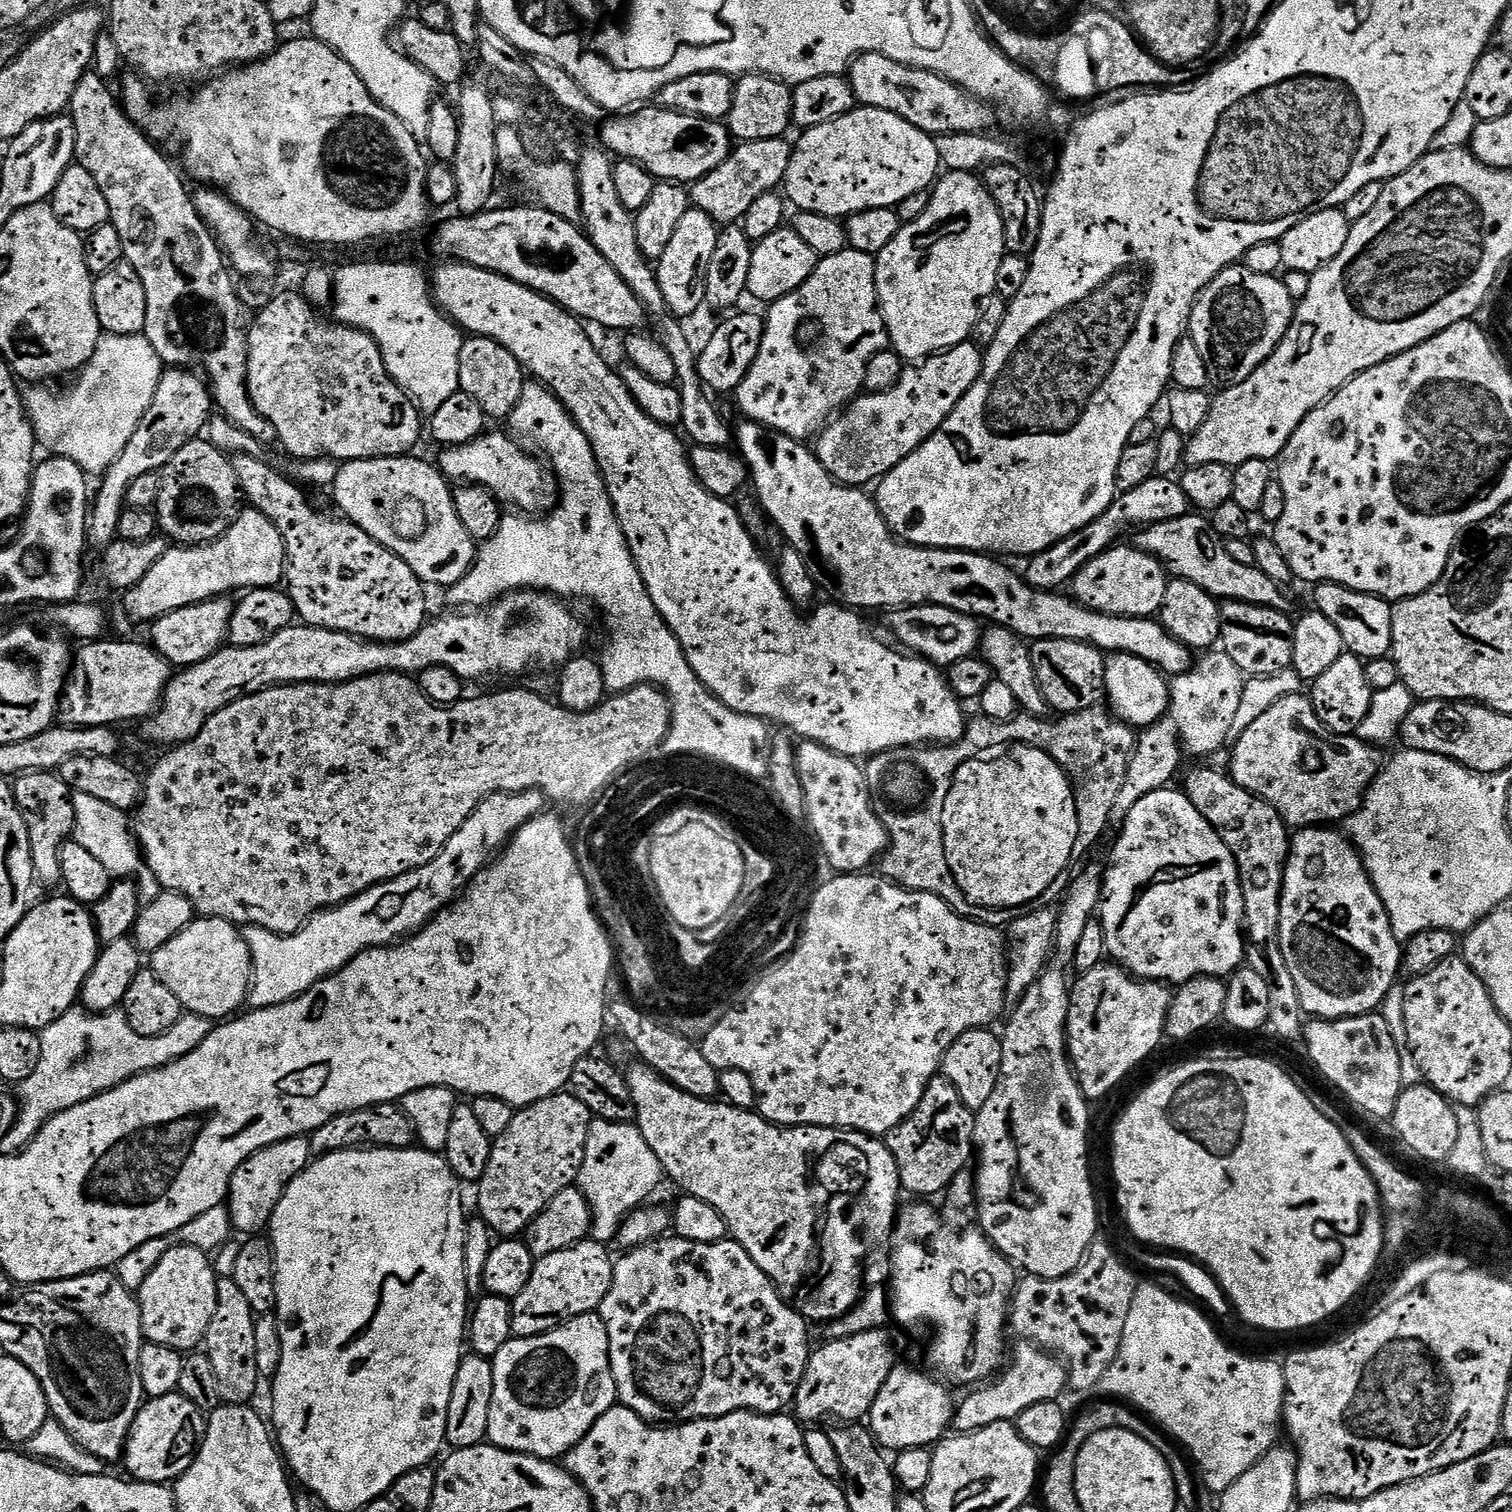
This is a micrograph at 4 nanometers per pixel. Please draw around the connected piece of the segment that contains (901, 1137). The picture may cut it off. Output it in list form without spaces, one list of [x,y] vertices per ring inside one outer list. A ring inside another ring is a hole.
[[[938,1074],[926,1086],[926,1094],[922,1094],[922,1102],[918,1102],[911,1114],[905,1118],[894,1130],[890,1130],[886,1137],[886,1143],[890,1154],[894,1154],[894,1162],[898,1166],[900,1175],[900,1187],[905,1193],[913,1192],[916,1198],[932,1198],[947,1193],[949,1186],[958,1178],[958,1174],[965,1171],[973,1163],[974,1126],[975,1115],[968,1109],[966,1102],[954,1090],[954,1082],[950,1082],[942,1074]]]

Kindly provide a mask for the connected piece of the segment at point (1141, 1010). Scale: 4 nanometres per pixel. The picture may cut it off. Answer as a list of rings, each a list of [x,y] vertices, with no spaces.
[[[1105,962],[1094,966],[1094,970],[1083,973],[1079,977],[1080,981],[1073,983],[1070,988],[1068,997],[1068,1058],[1072,1062],[1072,1071],[1076,1073],[1076,1081],[1080,1083],[1080,1089],[1084,1091],[1084,1095],[1089,1101],[1096,1102],[1103,1096],[1108,1096],[1156,1047],[1160,1044],[1160,1039],[1165,1039],[1166,1033],[1164,1023],[1166,1022],[1166,1014],[1170,1010],[1170,1002],[1172,1001],[1172,992],[1165,985],[1155,983],[1150,980],[1138,980],[1135,976],[1124,971],[1119,964],[1115,962]]]

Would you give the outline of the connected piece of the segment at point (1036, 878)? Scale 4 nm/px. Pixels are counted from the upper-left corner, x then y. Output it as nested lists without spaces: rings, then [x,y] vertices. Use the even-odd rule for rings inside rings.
[[[1013,744],[1003,754],[992,754],[987,758],[971,760],[956,771],[950,786],[950,794],[946,794],[946,806],[942,810],[942,834],[946,846],[946,862],[958,882],[962,894],[970,903],[983,908],[1023,909],[1025,906],[1035,905],[1037,903],[1035,900],[1067,870],[1068,863],[1071,862],[1072,855],[1076,852],[1076,843],[1082,840],[1082,833],[1078,830],[1078,810],[1068,775],[1060,769],[1058,762],[1054,762],[1054,758],[1050,758],[1050,754],[1037,748],[1027,748],[1025,744]]]

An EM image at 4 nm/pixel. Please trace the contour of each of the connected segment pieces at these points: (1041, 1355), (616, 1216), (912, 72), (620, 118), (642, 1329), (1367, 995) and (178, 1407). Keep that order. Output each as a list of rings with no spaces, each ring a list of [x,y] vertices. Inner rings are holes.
[[[1020,1342],[1016,1353],[1013,1356],[1011,1353],[1010,1363],[999,1373],[998,1378],[993,1379],[987,1386],[969,1391],[972,1393],[964,1401],[961,1399],[957,1403],[956,1412],[952,1415],[951,1431],[956,1434],[973,1432],[994,1422],[1015,1421],[1016,1417],[1022,1414],[1022,1410],[1030,1410],[1030,1406],[1038,1402],[1059,1401],[1060,1395],[1066,1392],[1067,1388],[1068,1369],[1061,1361],[1031,1342]]]
[[[593,1119],[588,1137],[586,1138],[586,1150],[584,1151],[584,1161],[580,1171],[578,1187],[590,1202],[592,1211],[592,1231],[591,1239],[597,1240],[602,1245],[608,1246],[619,1237],[622,1222],[637,1208],[647,1205],[652,1196],[652,1191],[659,1186],[662,1181],[662,1169],[658,1158],[654,1158],[654,1150],[646,1146],[646,1138],[637,1130],[635,1123],[619,1124],[609,1120]]]
[[[864,52],[848,65],[846,79],[853,88],[853,94],[863,107],[886,110],[906,118],[918,130],[933,138],[945,134],[980,134],[992,124],[988,113],[989,105],[979,96],[959,88],[952,80],[939,76],[925,68],[912,68],[909,64],[886,58],[886,54]]]
[[[644,106],[627,114],[613,116],[616,116],[613,120],[608,118],[603,121],[604,129],[600,132],[599,143],[613,157],[638,162],[660,182],[691,185],[710,174],[710,170],[722,166],[734,147],[727,127],[718,120],[673,112],[670,108],[659,106]]]
[[[673,1235],[672,1240],[661,1238],[643,1244],[623,1253],[621,1260],[615,1261],[612,1270],[612,1281],[606,1298],[600,1303],[598,1315],[604,1319],[608,1345],[610,1346],[610,1366],[612,1377],[616,1383],[616,1395],[623,1407],[634,1410],[649,1424],[657,1426],[675,1426],[687,1424],[690,1420],[709,1420],[715,1416],[725,1416],[735,1412],[766,1412],[780,1414],[784,1408],[796,1399],[796,1391],[806,1374],[810,1347],[808,1348],[809,1321],[805,1320],[791,1303],[782,1295],[779,1288],[764,1271],[742,1250],[742,1246],[729,1238],[718,1242],[690,1242],[682,1237]]]
[[[1313,826],[1291,833],[1280,899],[1280,941],[1286,966],[1290,966],[1305,1013],[1322,1020],[1375,1013],[1402,972],[1402,942],[1390,926],[1386,906],[1374,890],[1356,845],[1343,831],[1336,831],[1340,830]]]
[[[179,1391],[149,1399],[134,1418],[128,1441],[124,1444],[122,1462],[128,1466],[127,1475],[141,1484],[171,1485],[196,1461],[205,1427],[205,1413]]]

